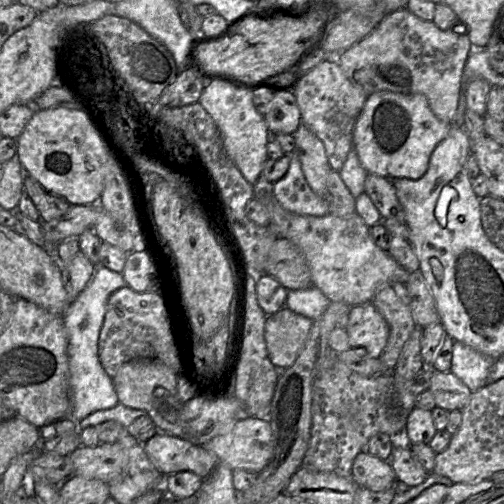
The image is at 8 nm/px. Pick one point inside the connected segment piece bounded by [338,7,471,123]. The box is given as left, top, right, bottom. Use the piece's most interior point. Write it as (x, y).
(404, 54)

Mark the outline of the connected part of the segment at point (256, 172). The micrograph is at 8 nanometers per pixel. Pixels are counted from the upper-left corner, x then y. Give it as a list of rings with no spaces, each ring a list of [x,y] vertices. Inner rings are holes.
[[[221,80],[206,82],[198,102],[217,126],[227,156],[238,168],[244,179],[254,185],[260,177],[267,159],[267,143],[270,134],[263,116],[252,101],[252,91],[237,88]]]

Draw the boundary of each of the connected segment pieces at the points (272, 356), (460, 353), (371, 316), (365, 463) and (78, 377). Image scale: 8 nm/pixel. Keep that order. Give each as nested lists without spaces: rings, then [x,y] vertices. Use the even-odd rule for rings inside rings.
[[[283,307],[266,318],[268,357],[279,370],[290,367],[305,346],[313,321]]]
[[[454,341],[450,372],[474,392],[487,384],[488,375],[495,359],[472,347]]]
[[[371,303],[352,306],[347,313],[345,330],[351,348],[363,347],[368,355],[378,358],[383,352],[390,333],[384,317]]]
[[[366,451],[356,456],[352,466],[352,478],[358,486],[372,491],[384,491],[395,486],[397,481],[390,461],[372,456]]]
[[[97,266],[94,275],[85,289],[71,302],[63,313],[64,325],[68,334],[68,359],[70,371],[71,418],[81,421],[91,413],[110,409],[118,403],[112,378],[102,367],[98,357],[98,339],[104,322],[107,302],[116,290],[127,286],[121,273],[103,266]]]

